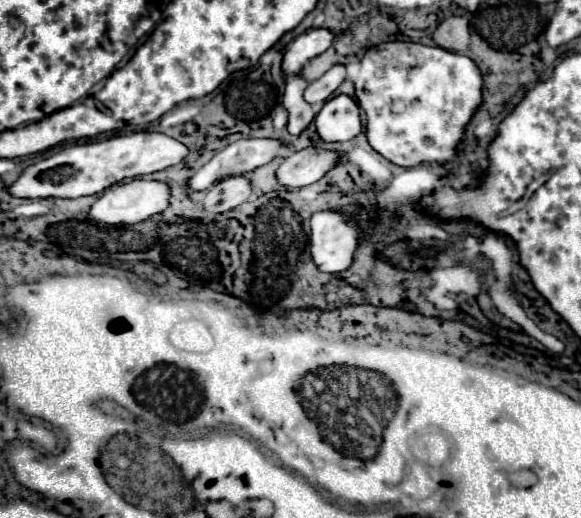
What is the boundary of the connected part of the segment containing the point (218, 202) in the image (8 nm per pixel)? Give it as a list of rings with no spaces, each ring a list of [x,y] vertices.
[[[231,176],[227,180],[221,180],[213,184],[211,190],[207,190],[203,208],[207,212],[227,212],[239,204],[243,204],[251,194],[251,182],[245,176]]]

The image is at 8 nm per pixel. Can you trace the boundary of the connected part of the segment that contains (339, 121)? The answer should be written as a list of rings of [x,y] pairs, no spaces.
[[[347,94],[327,100],[315,118],[315,126],[323,142],[343,142],[355,138],[361,132],[357,102]]]

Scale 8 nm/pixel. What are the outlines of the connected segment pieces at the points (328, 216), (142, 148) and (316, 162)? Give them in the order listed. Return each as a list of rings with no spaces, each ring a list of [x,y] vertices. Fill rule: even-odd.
[[[315,212],[309,220],[309,252],[321,272],[343,272],[353,262],[353,252],[361,242],[363,228],[351,226],[341,214]]]
[[[135,132],[125,136],[113,136],[101,142],[73,144],[49,158],[29,164],[19,178],[7,186],[13,198],[81,198],[89,194],[99,194],[105,188],[125,180],[165,170],[179,164],[187,156],[187,148],[159,132]]]
[[[305,148],[301,152],[295,152],[287,156],[277,172],[275,178],[285,188],[301,188],[317,182],[323,178],[339,160],[337,152],[321,150],[321,148]]]

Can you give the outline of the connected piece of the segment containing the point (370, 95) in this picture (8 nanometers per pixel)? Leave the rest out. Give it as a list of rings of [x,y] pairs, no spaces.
[[[389,42],[383,48],[385,58],[375,60],[381,50],[369,50],[355,76],[355,99],[367,116],[371,148],[401,168],[455,162],[465,126],[481,106],[479,66],[439,46]]]

